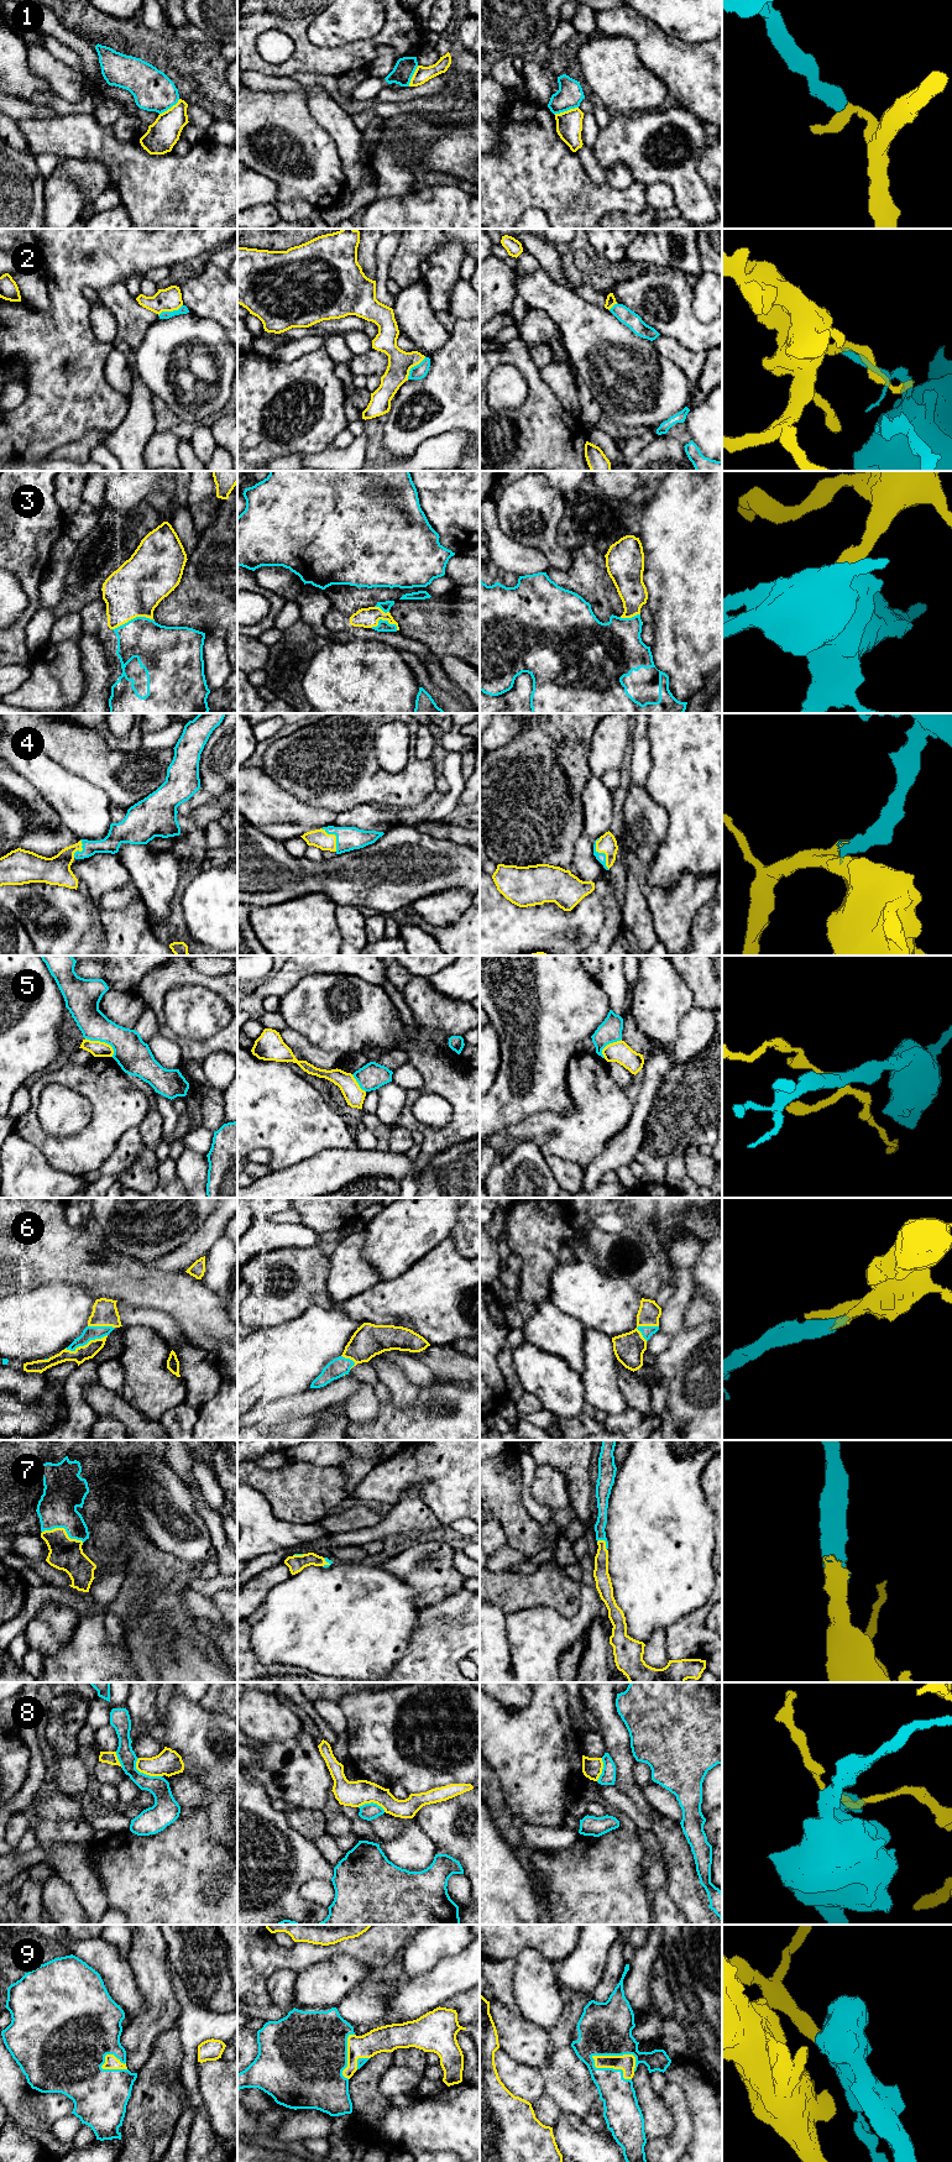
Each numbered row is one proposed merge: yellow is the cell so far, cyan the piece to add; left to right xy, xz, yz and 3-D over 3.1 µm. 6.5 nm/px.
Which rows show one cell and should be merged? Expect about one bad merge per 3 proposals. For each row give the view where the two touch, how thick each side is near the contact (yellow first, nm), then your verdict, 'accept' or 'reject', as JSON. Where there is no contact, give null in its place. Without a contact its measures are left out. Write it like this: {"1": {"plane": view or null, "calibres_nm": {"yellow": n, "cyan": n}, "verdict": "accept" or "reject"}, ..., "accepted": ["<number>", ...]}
{"1": {"plane": "yz", "calibres_nm": {"yellow": 180, "cyan": 170}, "verdict": "reject"}, "2": {"plane": "xz", "calibres_nm": {"yellow": 160, "cyan": 90}, "verdict": "reject"}, "3": {"plane": "xy", "calibres_nm": {"yellow": 360, "cyan": 300}, "verdict": "accept"}, "4": {"plane": "yz", "calibres_nm": {"yellow": 120, "cyan": 60}, "verdict": "accept"}, "5": {"plane": "xy", "calibres_nm": {"yellow": 100, "cyan": 220}, "verdict": "reject"}, "6": {"plane": "xy", "calibres_nm": {"yellow": 100, "cyan": 100}, "verdict": "accept"}, "7": {"plane": "xy", "calibres_nm": {"yellow": 220, "cyan": 260}, "verdict": "accept"}, "8": {"plane": "xy", "calibres_nm": {"yellow": 170, "cyan": 140}, "verdict": "reject"}, "9": {"plane": "yz", "calibres_nm": {"yellow": 110, "cyan": 340}, "verdict": "accept"}, "accepted": ["3", "4", "6", "7", "9"]}

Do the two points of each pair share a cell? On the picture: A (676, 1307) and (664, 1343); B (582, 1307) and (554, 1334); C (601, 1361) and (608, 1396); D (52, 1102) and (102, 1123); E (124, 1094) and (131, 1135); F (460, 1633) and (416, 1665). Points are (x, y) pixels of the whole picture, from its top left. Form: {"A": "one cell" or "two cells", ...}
{"A": "two cells", "B": "two cells", "C": "one cell", "D": "two cells", "E": "two cells", "F": "one cell"}

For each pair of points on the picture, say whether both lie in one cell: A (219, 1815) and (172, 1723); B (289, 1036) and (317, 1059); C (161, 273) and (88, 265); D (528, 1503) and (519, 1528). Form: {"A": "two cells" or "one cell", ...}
{"A": "one cell", "B": "one cell", "C": "two cells", "D": "two cells"}

